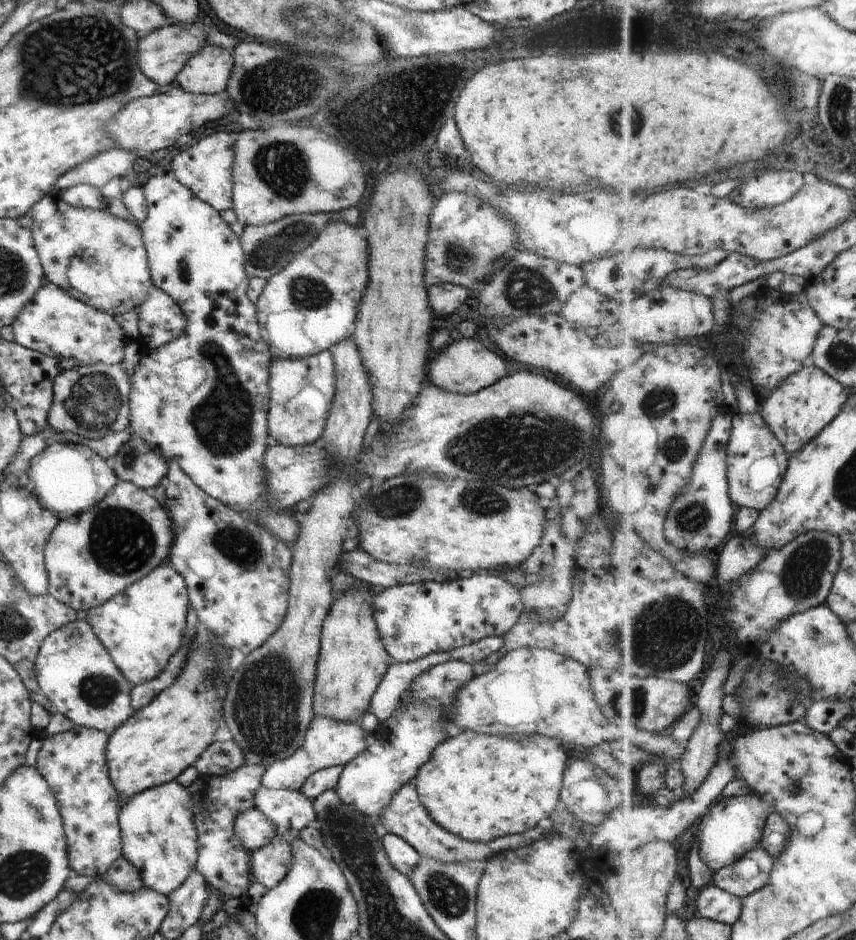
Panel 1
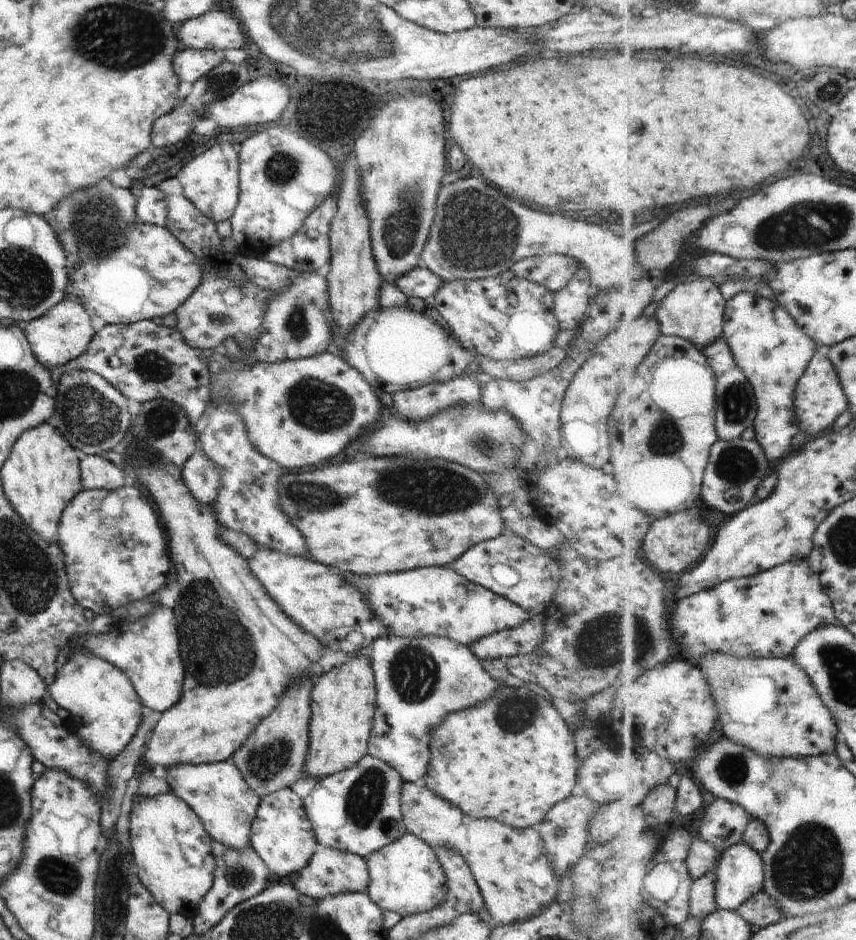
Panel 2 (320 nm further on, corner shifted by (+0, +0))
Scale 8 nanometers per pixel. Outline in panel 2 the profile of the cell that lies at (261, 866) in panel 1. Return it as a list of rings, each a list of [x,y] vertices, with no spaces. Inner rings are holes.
[[[318,847],[310,862],[297,873],[298,880],[294,886],[306,896],[311,896],[316,900],[324,897],[343,895],[344,893],[366,893],[369,889],[371,876],[365,857],[331,849],[330,847]]]

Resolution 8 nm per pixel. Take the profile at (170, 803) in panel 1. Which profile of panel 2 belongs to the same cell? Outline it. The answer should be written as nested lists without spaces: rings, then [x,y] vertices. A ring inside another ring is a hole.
[[[173,792],[155,797],[135,794],[132,801],[128,832],[134,873],[166,912],[170,915],[181,914],[192,918],[197,914],[198,903],[206,896],[213,883],[215,860],[211,851],[211,836],[206,832],[200,817]]]

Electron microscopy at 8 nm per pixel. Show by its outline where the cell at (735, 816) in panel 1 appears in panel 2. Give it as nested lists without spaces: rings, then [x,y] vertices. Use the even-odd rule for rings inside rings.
[[[717,871],[694,881],[690,906],[691,916],[702,922],[720,909],[717,903]]]

